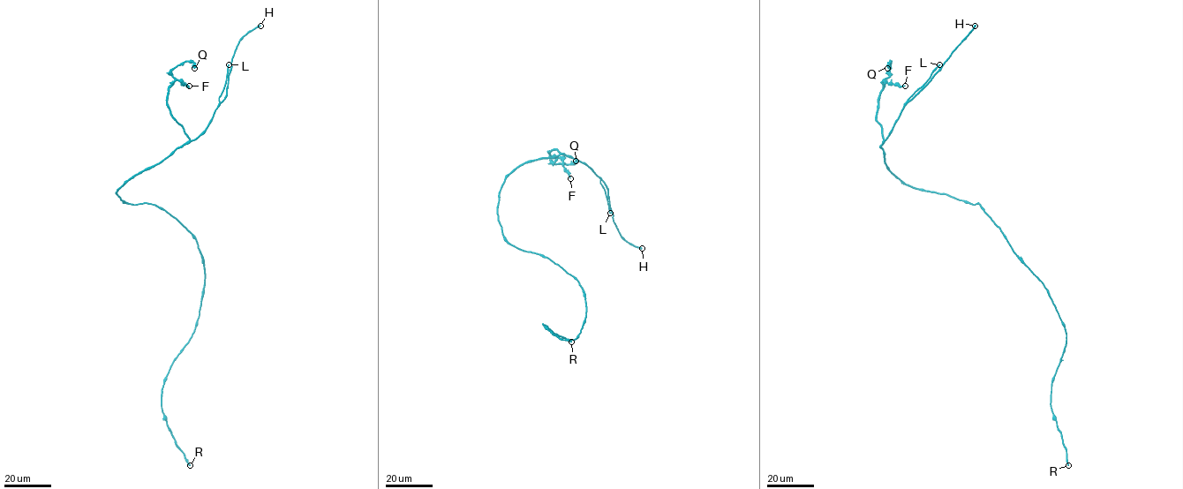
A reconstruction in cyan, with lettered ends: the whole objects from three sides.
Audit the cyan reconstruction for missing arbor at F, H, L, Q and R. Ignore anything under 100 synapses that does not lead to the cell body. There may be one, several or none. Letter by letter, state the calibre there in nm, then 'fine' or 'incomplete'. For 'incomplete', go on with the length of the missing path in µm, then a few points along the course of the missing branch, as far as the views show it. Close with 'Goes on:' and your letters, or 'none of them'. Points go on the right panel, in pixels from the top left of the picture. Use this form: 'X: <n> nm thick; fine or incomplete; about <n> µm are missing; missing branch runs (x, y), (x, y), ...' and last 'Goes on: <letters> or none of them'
F: 170 nm thick; fine
H: 420 nm thick; incomplete; about 110 µm are missing; missing branch runs (975, 26), (976, 18), (915, 71), (901, 70), (889, 56), (887, 46), (890, 43), (882, 53), (868, 48)
L: 180 nm thick; fine
Q: 480 nm thick; fine
R: 220 nm thick; fine
Goes on: H

